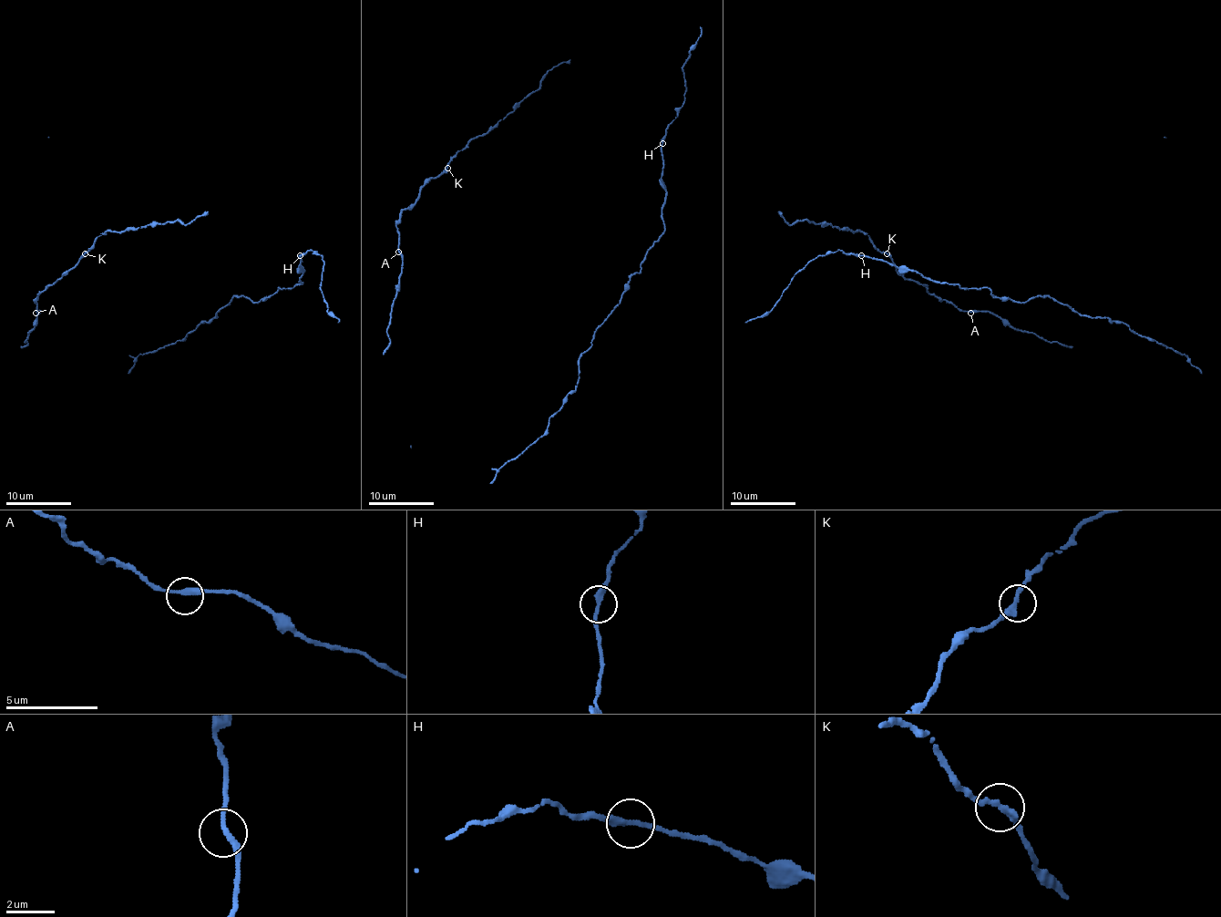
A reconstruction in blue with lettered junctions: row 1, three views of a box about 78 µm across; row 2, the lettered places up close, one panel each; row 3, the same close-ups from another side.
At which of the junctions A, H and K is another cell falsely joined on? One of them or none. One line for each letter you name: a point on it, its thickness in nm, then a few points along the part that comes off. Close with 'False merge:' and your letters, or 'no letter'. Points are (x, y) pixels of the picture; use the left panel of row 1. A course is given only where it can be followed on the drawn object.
False merge: no letter

